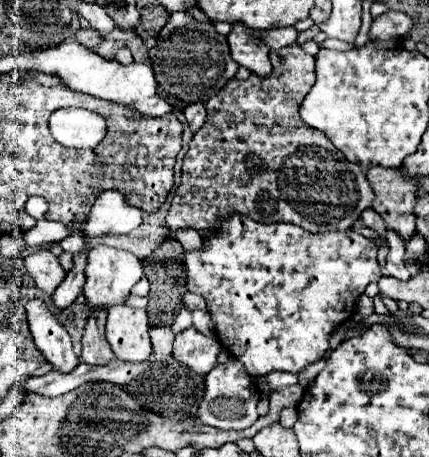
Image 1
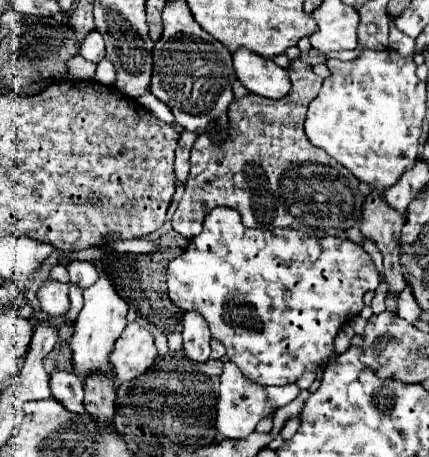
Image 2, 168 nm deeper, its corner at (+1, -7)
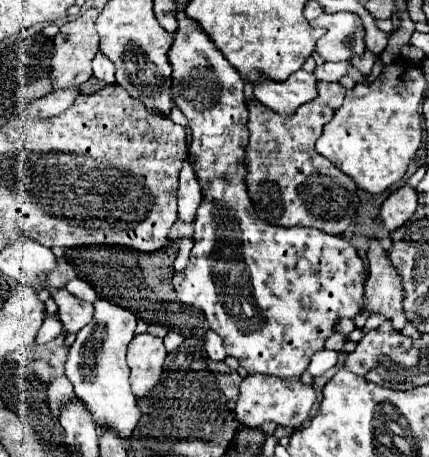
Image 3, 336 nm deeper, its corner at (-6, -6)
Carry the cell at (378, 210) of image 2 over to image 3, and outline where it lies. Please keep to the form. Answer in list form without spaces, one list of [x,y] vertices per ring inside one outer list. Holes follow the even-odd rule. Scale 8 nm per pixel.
[[[371,240],[367,258],[369,258],[369,278],[365,282],[365,294],[363,294],[361,312],[369,314],[369,316],[371,314],[383,314],[393,324],[393,330],[399,332],[407,324],[407,318],[403,314],[403,304],[401,304],[403,302],[403,288],[399,286],[399,276],[395,274],[395,268],[391,266],[391,260],[383,252],[379,240]]]

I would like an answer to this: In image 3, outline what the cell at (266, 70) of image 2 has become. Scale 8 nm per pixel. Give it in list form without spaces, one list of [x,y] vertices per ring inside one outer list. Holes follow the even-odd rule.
[[[297,70],[287,82],[267,82],[263,78],[255,86],[255,98],[281,116],[291,116],[295,110],[317,96],[317,78],[305,70]]]

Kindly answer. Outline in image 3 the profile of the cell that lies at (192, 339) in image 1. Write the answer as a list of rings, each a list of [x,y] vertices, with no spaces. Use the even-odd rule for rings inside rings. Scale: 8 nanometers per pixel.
[[[209,330],[207,336],[205,336],[205,350],[207,350],[209,358],[215,360],[215,362],[223,362],[223,360],[227,358],[227,352],[225,352],[223,340],[221,340],[215,332],[211,332],[211,330]]]

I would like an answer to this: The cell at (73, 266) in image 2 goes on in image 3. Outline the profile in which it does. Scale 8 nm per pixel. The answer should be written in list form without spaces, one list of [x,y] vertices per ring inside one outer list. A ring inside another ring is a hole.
[[[75,278],[75,280],[71,280],[65,288],[67,288],[69,294],[73,294],[73,296],[79,298],[79,300],[85,300],[85,302],[95,302],[95,300],[97,300],[95,290],[93,290],[85,280]]]

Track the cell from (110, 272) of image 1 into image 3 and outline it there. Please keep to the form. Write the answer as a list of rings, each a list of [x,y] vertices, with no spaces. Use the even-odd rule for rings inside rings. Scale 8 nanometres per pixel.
[[[95,300],[95,318],[77,334],[65,362],[65,374],[75,386],[75,396],[85,404],[87,412],[93,416],[97,428],[107,428],[119,438],[129,440],[141,418],[137,408],[137,398],[131,392],[129,366],[125,362],[125,352],[135,336],[137,318],[133,312],[111,304],[109,300]]]

